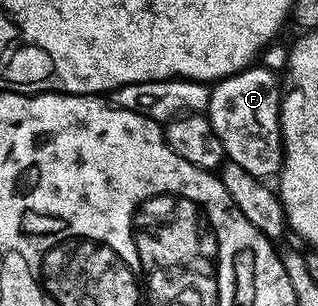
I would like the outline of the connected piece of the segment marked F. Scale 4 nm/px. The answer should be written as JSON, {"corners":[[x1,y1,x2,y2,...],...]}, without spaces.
{"corners":[[252,65,236,75,220,79,210,88,211,100,207,102,205,115,210,119,213,129,221,139,226,158,241,165,245,172,262,181,278,176,283,169,283,130,279,124,279,105,281,102,281,83,271,71]]}

